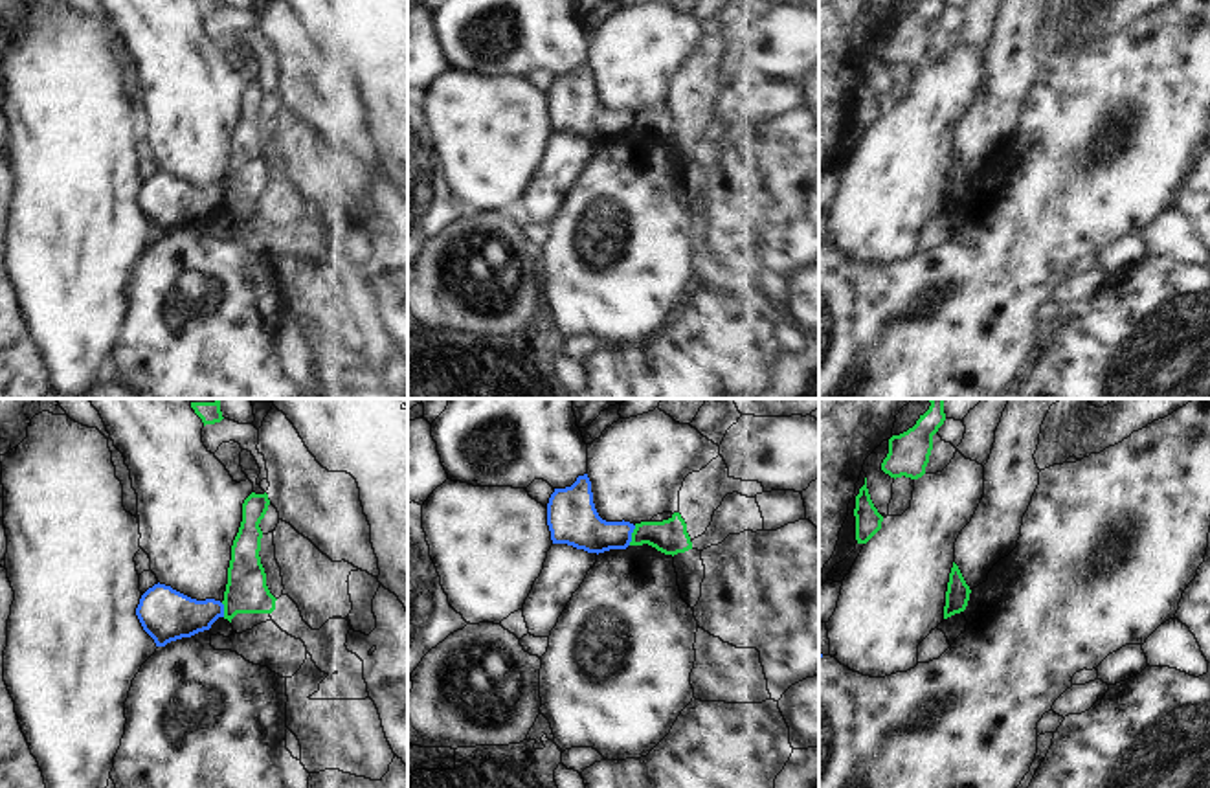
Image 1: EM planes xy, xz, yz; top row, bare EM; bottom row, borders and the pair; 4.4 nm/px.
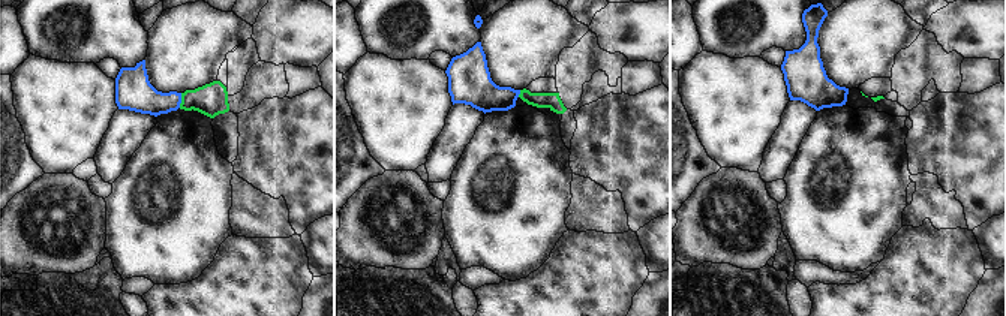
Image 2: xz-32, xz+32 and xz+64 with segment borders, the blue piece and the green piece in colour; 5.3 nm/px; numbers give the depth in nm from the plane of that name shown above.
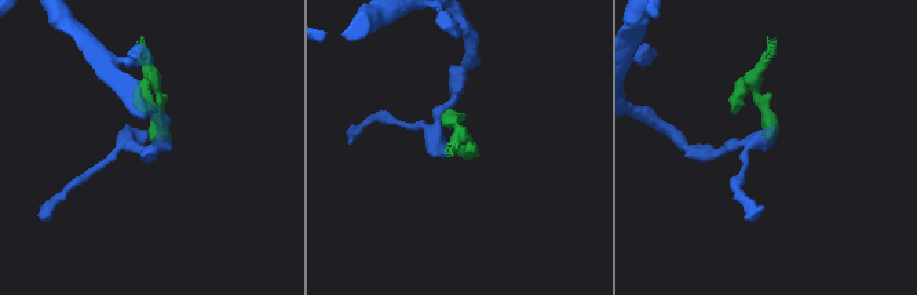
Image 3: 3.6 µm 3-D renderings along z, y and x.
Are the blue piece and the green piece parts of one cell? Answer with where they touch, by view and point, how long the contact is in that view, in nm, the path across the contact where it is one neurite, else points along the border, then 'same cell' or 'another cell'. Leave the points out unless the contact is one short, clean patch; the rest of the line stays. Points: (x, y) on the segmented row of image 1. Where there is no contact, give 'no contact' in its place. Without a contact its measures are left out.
meets blue in xz at (630, 535); contact 90 nm long; border along xz (636, 526), (628, 544); another cell

